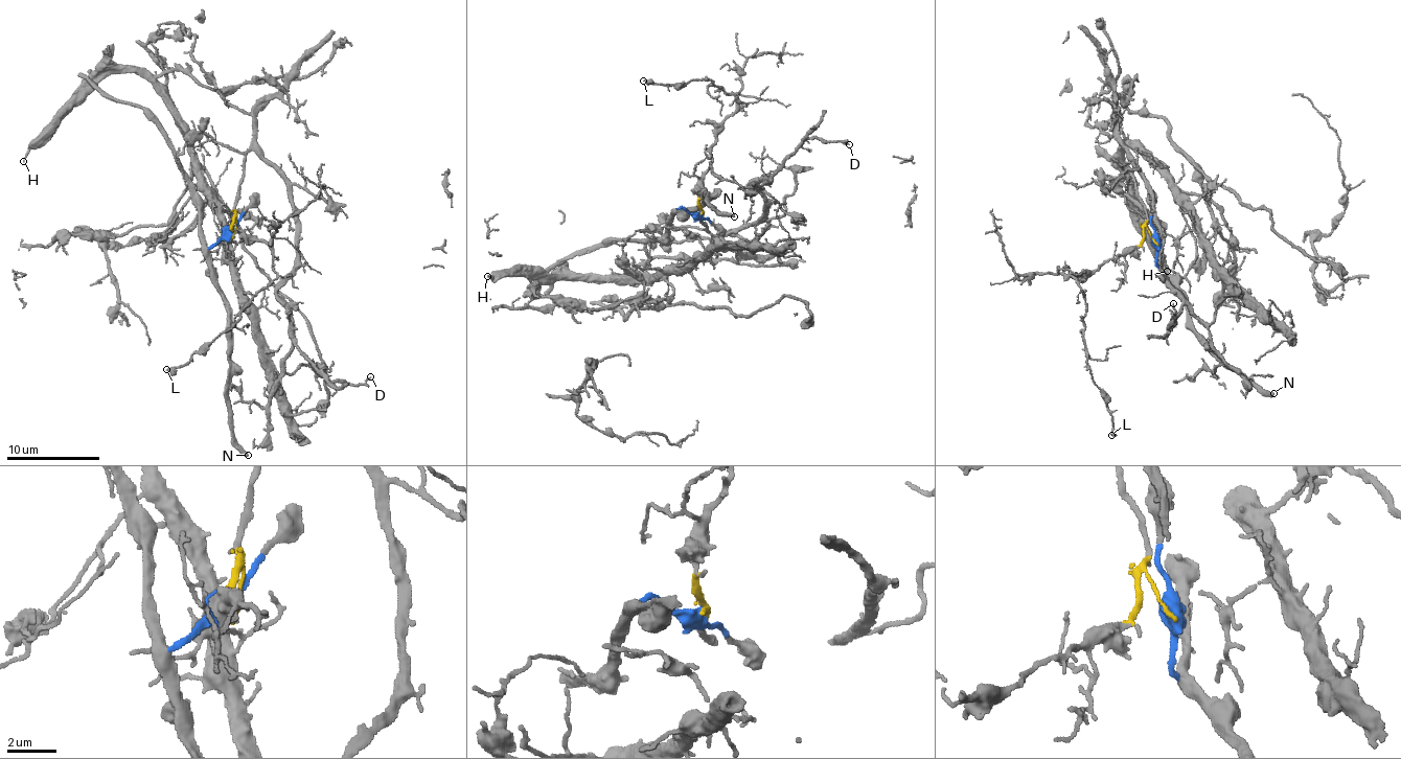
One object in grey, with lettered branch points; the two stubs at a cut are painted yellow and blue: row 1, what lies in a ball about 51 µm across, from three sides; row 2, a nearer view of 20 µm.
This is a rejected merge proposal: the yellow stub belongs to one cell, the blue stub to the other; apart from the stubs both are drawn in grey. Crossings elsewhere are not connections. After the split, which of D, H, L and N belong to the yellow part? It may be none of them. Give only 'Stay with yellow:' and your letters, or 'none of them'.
Stay with yellow: D, L

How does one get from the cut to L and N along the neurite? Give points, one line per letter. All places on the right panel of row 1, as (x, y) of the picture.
L: (1154, 243), (1148, 233), (1143, 243), (1122, 255), (1075, 275), (1084, 299), (1086, 368), (1112, 415), (1110, 434)
N: (1154, 243), (1155, 262), (1187, 302), (1187, 328), (1253, 384), (1272, 393)

